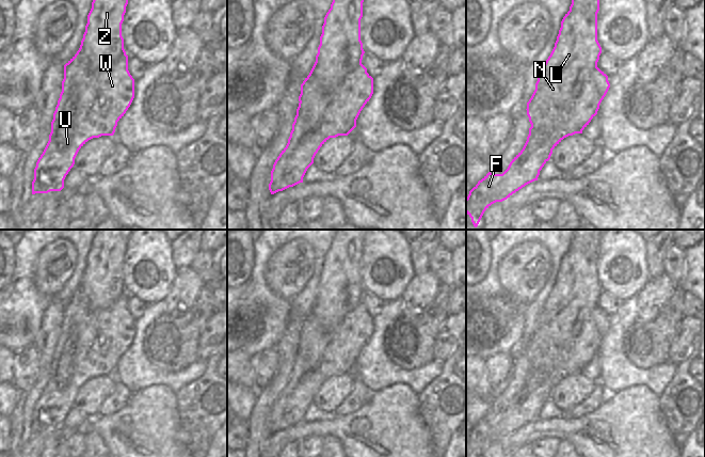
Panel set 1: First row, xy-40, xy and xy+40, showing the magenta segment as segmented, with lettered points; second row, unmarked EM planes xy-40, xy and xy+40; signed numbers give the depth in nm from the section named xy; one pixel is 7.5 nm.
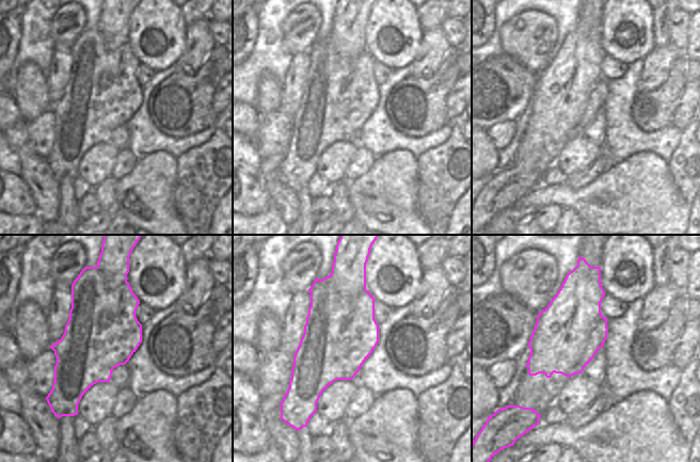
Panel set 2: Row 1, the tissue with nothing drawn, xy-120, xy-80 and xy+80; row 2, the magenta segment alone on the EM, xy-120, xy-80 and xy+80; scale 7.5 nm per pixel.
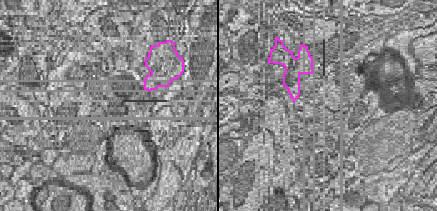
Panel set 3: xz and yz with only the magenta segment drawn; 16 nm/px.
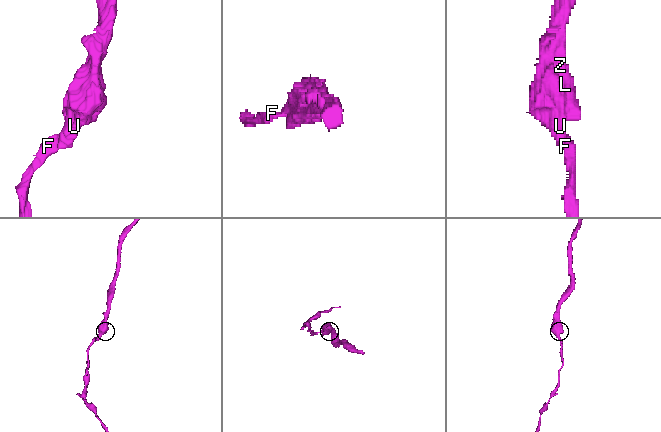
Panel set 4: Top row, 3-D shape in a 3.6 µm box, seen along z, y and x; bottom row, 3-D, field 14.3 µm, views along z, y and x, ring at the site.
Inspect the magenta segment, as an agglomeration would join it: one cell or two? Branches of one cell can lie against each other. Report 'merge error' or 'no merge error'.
merge error

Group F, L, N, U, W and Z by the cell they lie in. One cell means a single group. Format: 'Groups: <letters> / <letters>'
Groups: F U W / L N Z

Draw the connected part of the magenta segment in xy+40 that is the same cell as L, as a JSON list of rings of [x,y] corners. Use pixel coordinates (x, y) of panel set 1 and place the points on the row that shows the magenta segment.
[[[572,0],[570,11],[561,21],[555,47],[544,64],[535,83],[535,90],[527,103],[527,115],[531,127],[544,126],[544,117],[551,108],[560,108],[568,97],[577,95],[582,85],[576,83],[577,76],[590,76],[597,68],[602,47],[597,41],[597,13],[599,0]]]

